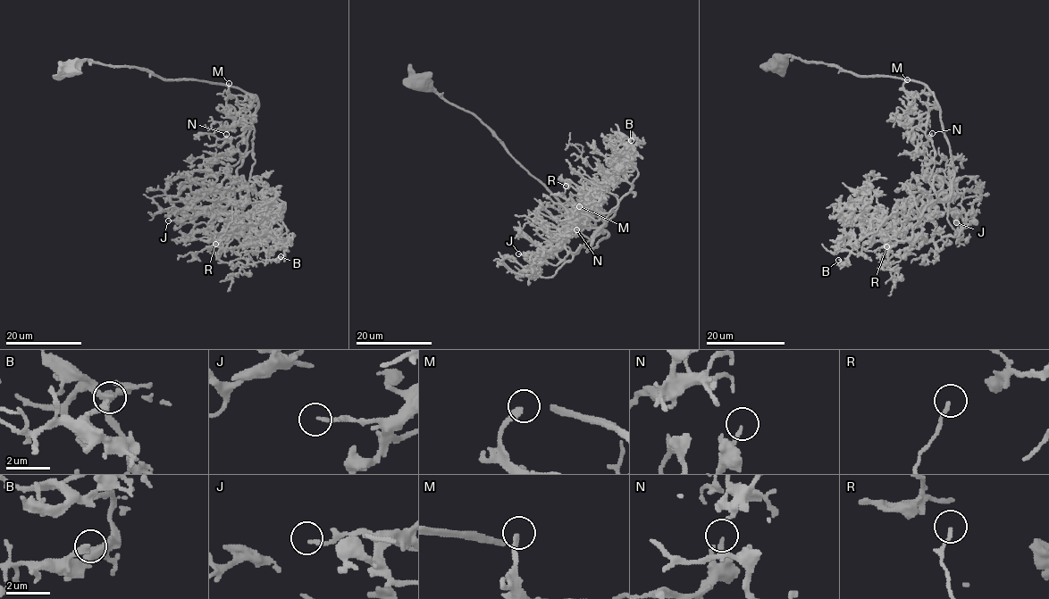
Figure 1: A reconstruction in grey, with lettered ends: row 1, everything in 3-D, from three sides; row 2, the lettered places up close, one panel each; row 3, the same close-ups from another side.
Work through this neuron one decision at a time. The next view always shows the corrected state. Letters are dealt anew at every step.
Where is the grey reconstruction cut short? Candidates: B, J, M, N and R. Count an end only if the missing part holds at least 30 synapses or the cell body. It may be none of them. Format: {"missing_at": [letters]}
{"missing_at": ["M"]}

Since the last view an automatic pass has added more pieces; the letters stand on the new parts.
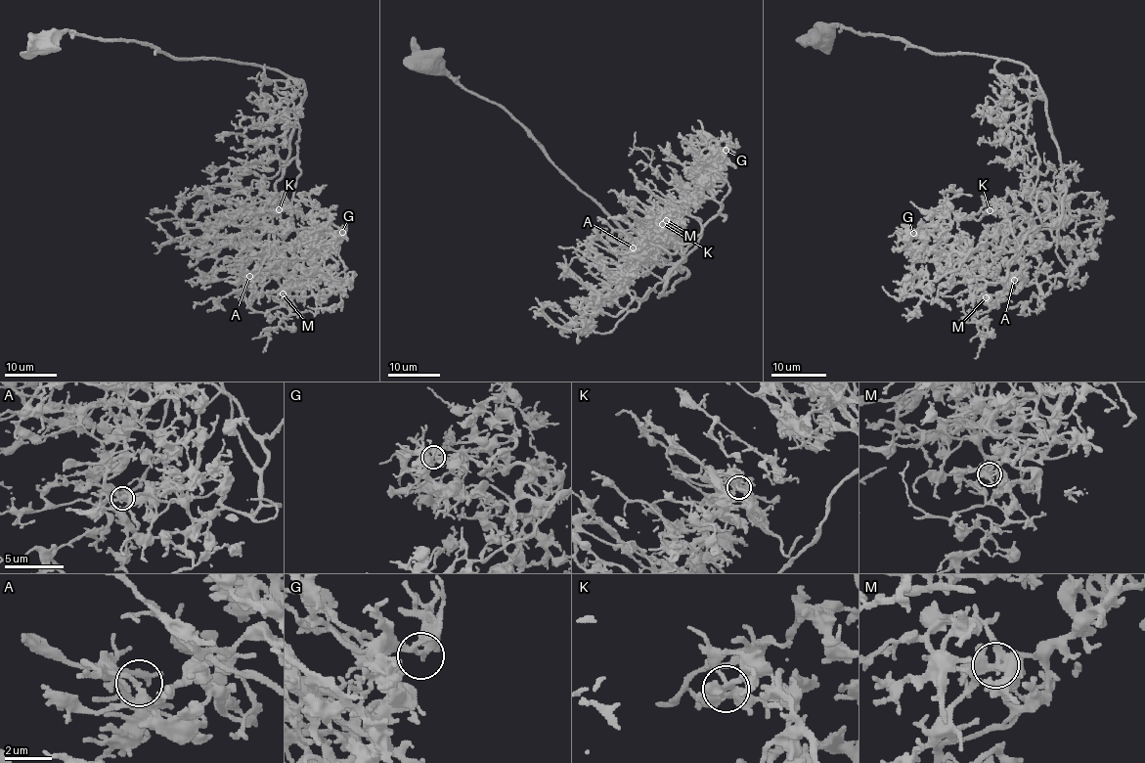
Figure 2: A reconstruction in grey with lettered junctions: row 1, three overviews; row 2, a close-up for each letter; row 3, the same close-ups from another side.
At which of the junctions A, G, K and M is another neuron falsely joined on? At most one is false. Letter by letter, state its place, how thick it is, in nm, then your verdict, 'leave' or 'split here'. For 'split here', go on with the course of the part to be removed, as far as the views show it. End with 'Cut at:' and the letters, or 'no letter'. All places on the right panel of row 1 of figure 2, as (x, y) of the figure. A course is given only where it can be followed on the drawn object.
A: (1014, 280) | 240 nm | leave
G: (913, 233) | 320 nm | leave
K: (990, 210) | 360 nm | leave
M: (986, 297) | 300 nm | leave
Cut at: no letter

